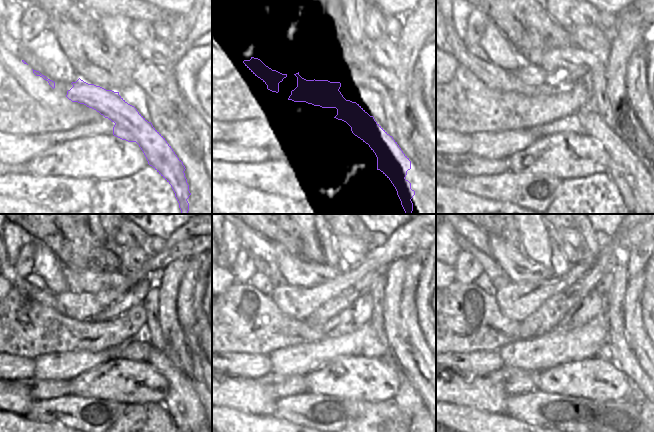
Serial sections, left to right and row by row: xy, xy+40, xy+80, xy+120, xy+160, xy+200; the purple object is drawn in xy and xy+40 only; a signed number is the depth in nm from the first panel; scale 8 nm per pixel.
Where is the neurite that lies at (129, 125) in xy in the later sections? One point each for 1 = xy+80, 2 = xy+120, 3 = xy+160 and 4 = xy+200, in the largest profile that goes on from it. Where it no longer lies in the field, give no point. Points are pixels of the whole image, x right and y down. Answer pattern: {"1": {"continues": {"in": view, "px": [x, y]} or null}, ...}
{"1": {"continues": {"in": "xy+80", "px": [621, 159]}}, "2": {"continues": {"in": "xy+120", "px": [177, 382]}}, "3": {"continues": {"in": "xy+160", "px": [405, 386]}}, "4": {"continues": {"in": "xy+200", "px": [633, 389]}}}

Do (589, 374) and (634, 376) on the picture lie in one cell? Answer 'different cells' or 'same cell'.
different cells

